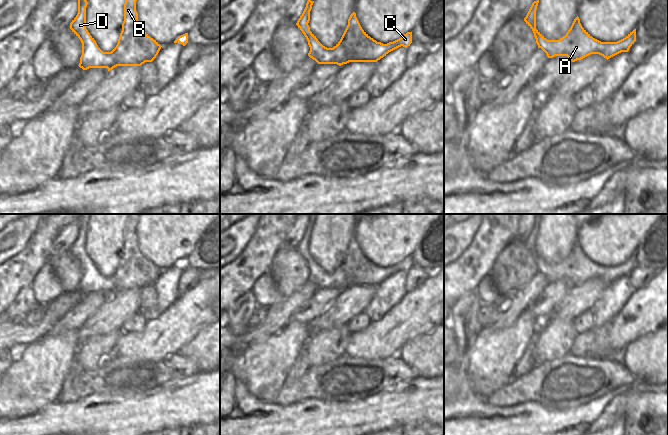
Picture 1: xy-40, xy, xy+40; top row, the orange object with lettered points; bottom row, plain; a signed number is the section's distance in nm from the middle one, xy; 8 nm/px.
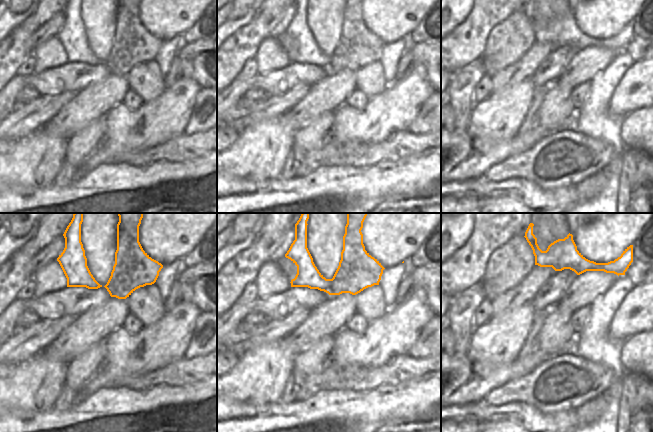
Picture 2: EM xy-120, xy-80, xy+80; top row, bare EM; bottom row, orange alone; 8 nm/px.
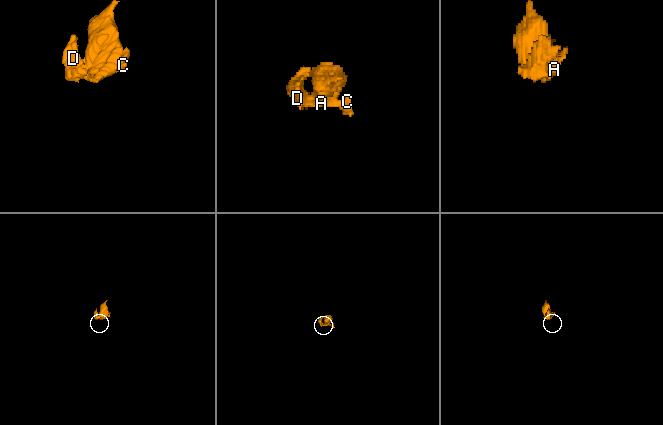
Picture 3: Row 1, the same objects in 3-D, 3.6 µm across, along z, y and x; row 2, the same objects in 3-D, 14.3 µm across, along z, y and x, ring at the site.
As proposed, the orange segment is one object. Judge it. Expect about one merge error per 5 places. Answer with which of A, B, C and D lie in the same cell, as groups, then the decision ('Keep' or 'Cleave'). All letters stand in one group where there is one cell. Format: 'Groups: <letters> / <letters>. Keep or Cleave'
Groups: A B C D. Keep.

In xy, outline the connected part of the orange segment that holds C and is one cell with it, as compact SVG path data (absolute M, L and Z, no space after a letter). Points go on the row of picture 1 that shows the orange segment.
M307 1L296 25L308 41L308 56L318 64L341 66L349 62L377 62L389 52L401 46L407 48L412 43L412 32L407 32L401 38L387 44L377 42L362 29L356 13L353 12L340 41L333 48L327 48L318 41L308 25L313 3L314 1Z

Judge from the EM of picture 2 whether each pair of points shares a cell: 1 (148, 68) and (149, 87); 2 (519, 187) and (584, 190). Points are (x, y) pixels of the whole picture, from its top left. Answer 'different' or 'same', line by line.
1: same
2: same

